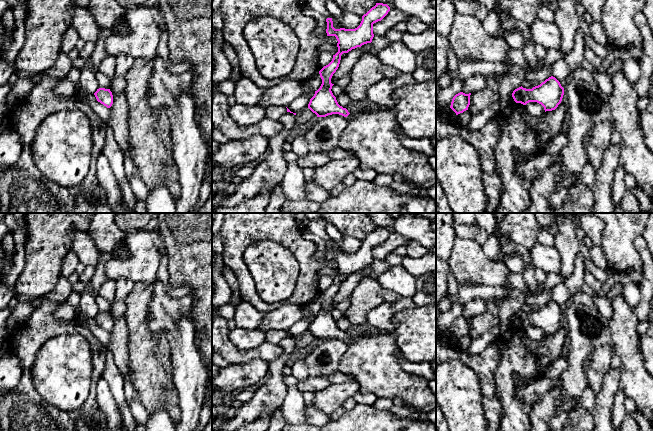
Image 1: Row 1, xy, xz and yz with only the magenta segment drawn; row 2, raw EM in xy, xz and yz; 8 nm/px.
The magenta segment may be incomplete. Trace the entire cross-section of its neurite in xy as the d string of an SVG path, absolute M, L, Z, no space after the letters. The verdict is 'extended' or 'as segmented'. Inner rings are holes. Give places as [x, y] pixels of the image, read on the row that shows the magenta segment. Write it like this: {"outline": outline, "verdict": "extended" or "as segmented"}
{"outline": "M99 88L94 93L96 99L98 102L106 106L107 108L110 108L113 104L113 95L110 89L105 88Z", "verdict": "as segmented"}

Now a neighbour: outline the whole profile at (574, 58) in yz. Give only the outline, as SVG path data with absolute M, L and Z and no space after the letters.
M579 28L574 37L574 47L572 51L563 57L572 72L581 68L581 62L584 59L583 53L586 48L584 36L584 32Z

